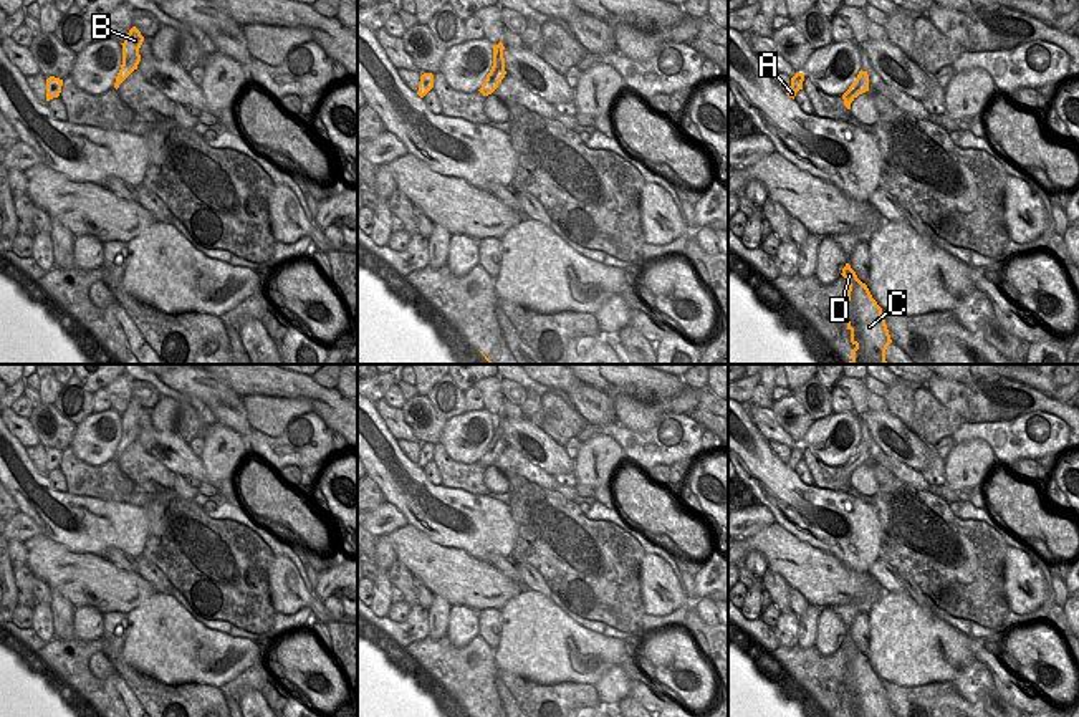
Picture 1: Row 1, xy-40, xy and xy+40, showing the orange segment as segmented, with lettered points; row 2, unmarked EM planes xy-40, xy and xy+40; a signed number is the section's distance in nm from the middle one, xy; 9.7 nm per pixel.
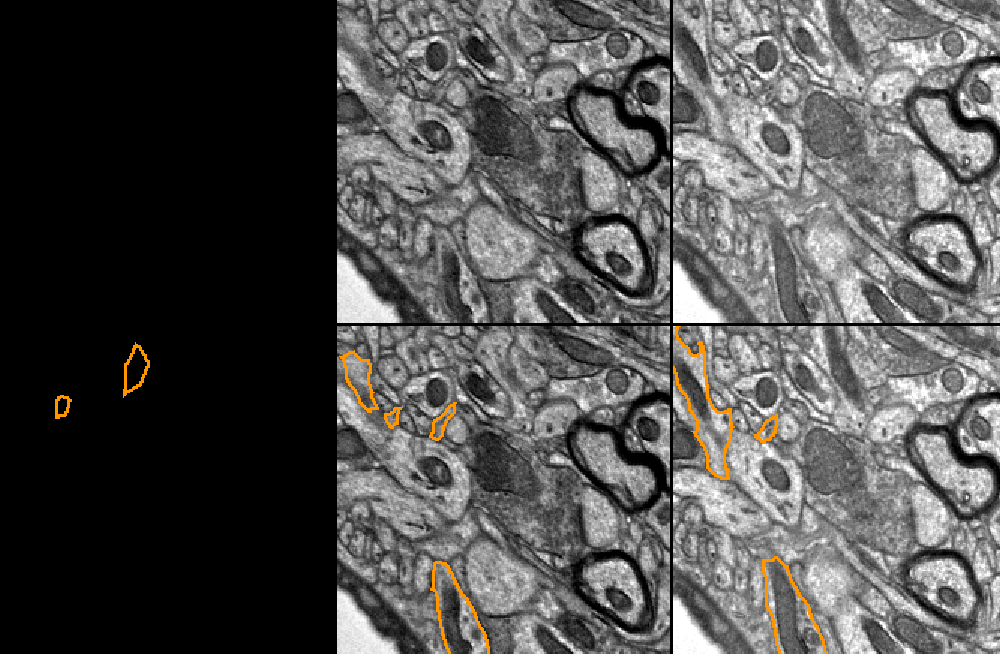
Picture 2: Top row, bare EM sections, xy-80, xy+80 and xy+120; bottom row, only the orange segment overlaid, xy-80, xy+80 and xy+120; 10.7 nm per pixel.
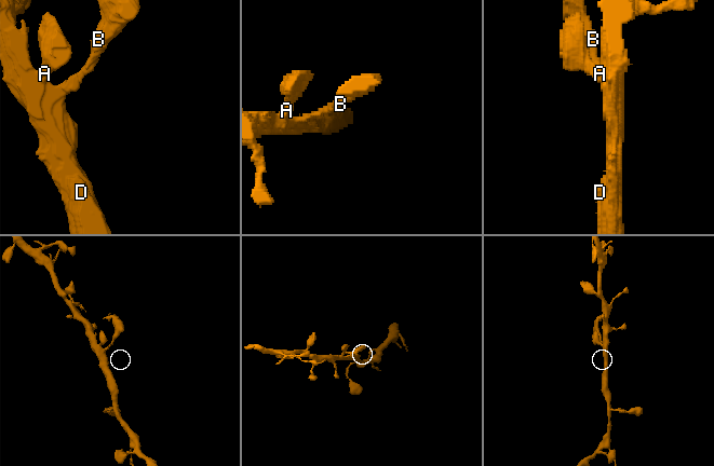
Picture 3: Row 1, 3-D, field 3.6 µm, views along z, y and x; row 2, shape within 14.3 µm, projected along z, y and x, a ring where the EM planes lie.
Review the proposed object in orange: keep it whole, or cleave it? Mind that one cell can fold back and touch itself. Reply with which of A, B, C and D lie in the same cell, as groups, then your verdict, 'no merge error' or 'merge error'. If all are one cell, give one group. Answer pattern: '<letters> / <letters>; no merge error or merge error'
A C D / B; merge error

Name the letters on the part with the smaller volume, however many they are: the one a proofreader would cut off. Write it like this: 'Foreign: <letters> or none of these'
Foreign: B

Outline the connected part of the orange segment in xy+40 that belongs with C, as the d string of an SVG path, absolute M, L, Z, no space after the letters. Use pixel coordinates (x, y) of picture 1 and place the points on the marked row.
M846 263L841 275L849 285L844 315L851 331L851 343L856 346L849 364L887 364L885 349L892 339L882 308L849 263Z

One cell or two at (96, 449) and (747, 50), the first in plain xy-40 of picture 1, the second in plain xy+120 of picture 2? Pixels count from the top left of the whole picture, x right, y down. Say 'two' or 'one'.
one

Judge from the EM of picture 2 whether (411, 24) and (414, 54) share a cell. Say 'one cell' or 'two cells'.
two cells

